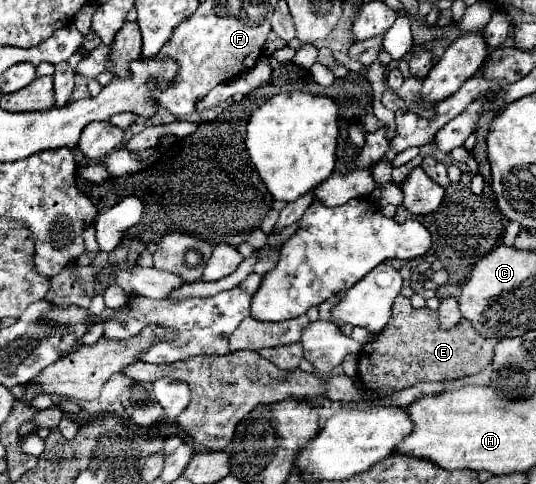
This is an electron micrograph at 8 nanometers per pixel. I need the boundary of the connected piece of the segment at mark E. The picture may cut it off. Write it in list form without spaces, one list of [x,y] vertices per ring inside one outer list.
[[[398,296],[386,328],[368,340],[358,354],[358,378],[374,398],[384,398],[418,382],[456,380],[478,374],[492,362],[496,344],[496,338],[480,336],[472,322],[464,318],[454,328],[442,330],[438,312],[412,308],[410,298]]]

